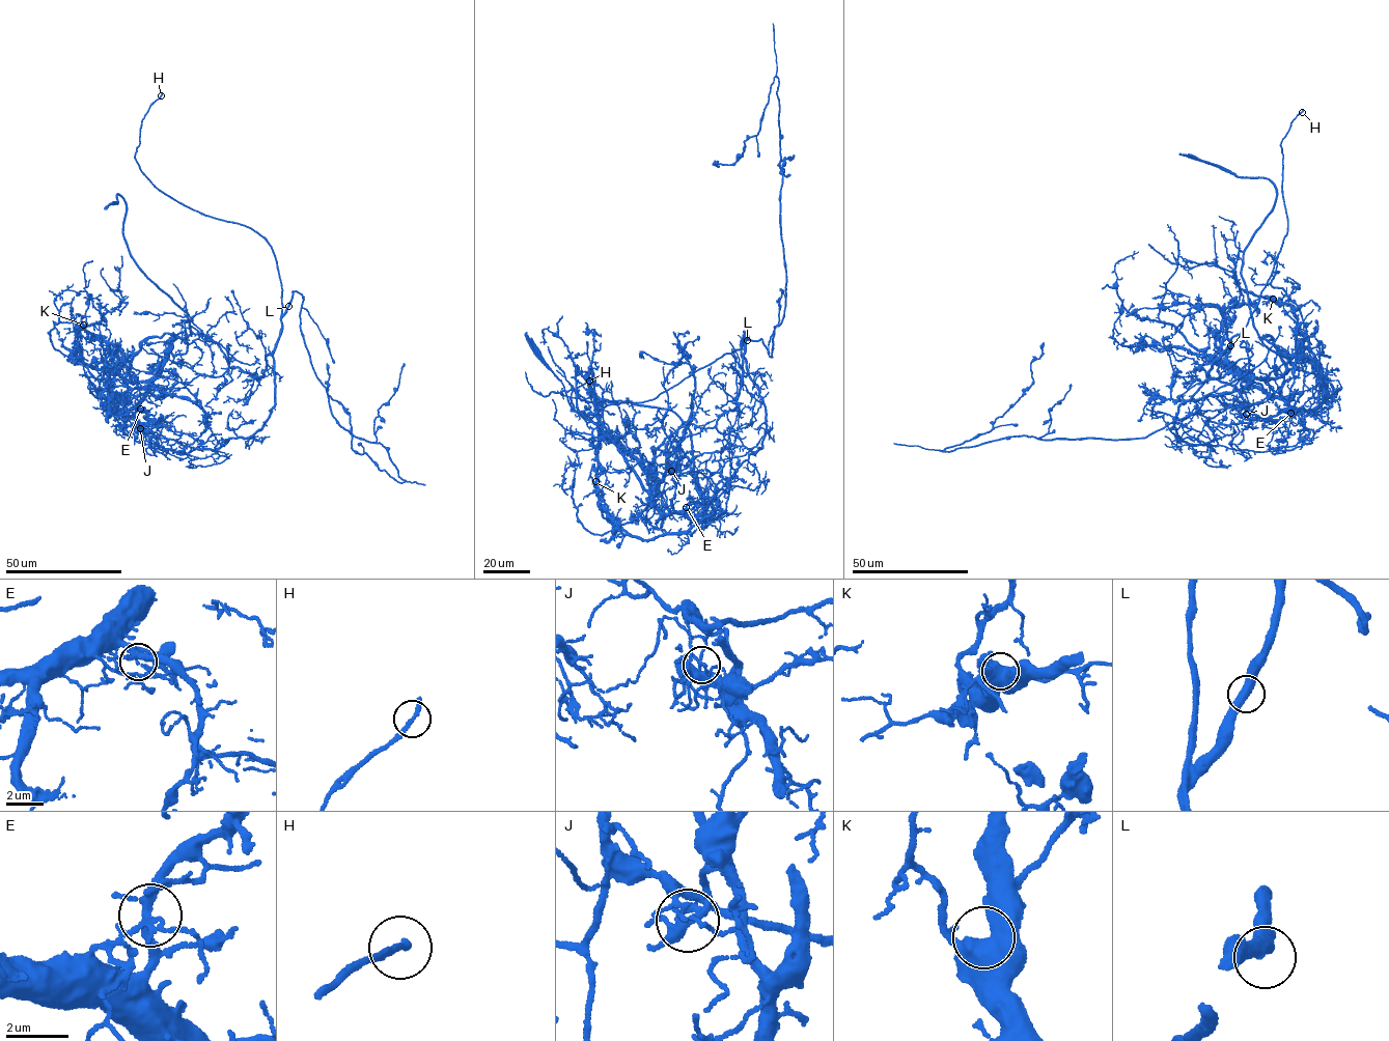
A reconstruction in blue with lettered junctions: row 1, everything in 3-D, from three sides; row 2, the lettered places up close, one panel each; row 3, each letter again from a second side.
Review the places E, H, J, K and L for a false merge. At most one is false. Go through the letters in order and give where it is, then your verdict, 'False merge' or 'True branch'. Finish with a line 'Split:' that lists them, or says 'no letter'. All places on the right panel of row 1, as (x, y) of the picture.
E: Place: (1290, 413). True branch
H: Place: (1302, 112). True branch
J: Place: (1246, 414). False merge
K: Place: (1273, 299). True branch
L: Place: (1230, 345). True branch
Split: J

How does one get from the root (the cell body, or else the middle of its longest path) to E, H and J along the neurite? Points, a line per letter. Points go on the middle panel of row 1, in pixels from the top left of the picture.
E: (747, 339), (741, 354), (767, 419), (762, 446), (734, 472), (710, 517), (695, 521), (686, 507)
H: (747, 339), (740, 348), (725, 354), (645, 401), (581, 399), (576, 388), (589, 381)
J: (747, 339), (742, 345), (737, 408), (712, 427), (684, 422), (667, 453), (665, 465), (671, 471)

